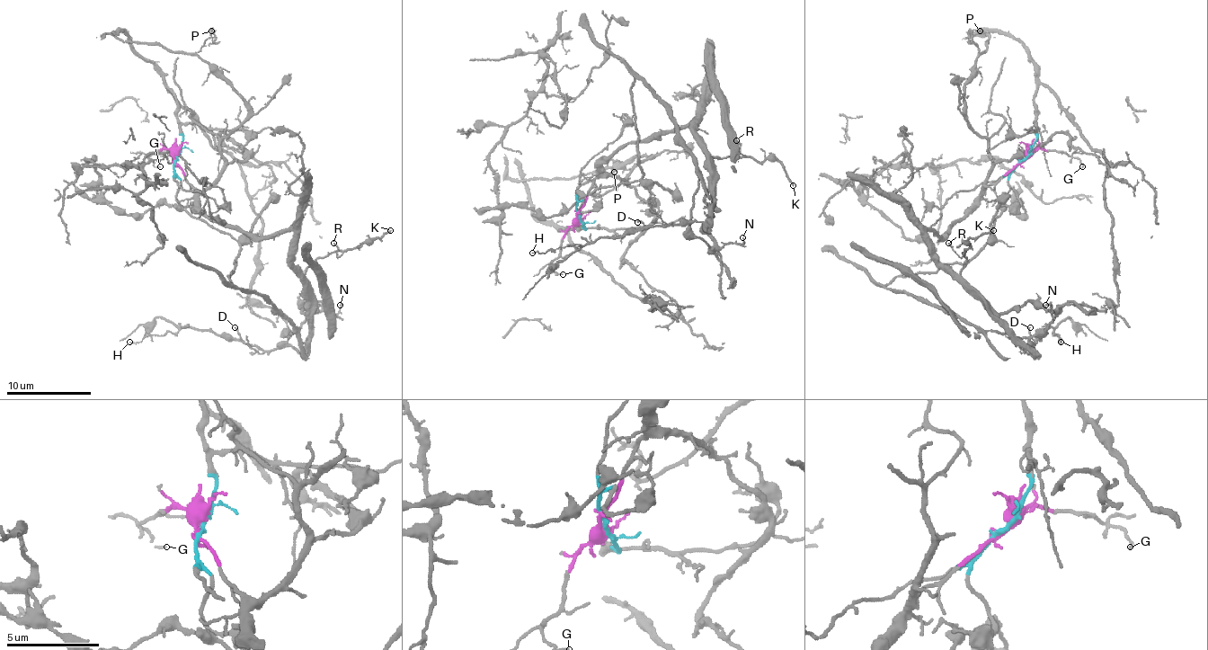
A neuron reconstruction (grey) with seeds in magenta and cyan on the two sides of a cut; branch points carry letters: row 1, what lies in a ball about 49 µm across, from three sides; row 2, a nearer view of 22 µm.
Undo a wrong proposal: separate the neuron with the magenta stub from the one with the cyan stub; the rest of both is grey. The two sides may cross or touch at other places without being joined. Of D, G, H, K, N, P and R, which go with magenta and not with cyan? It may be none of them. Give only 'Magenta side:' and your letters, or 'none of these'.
Magenta side: D, G, H, K, N, P, R

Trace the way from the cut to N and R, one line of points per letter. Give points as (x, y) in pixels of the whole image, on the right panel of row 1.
N: (1025, 157), (942, 236), (928, 232), (928, 251), (998, 313), (1040, 302), (1054, 310), (1046, 304)
R: (1025, 157), (940, 236), (928, 232), (928, 251), (957, 272), (965, 251), (959, 255), (948, 243)

